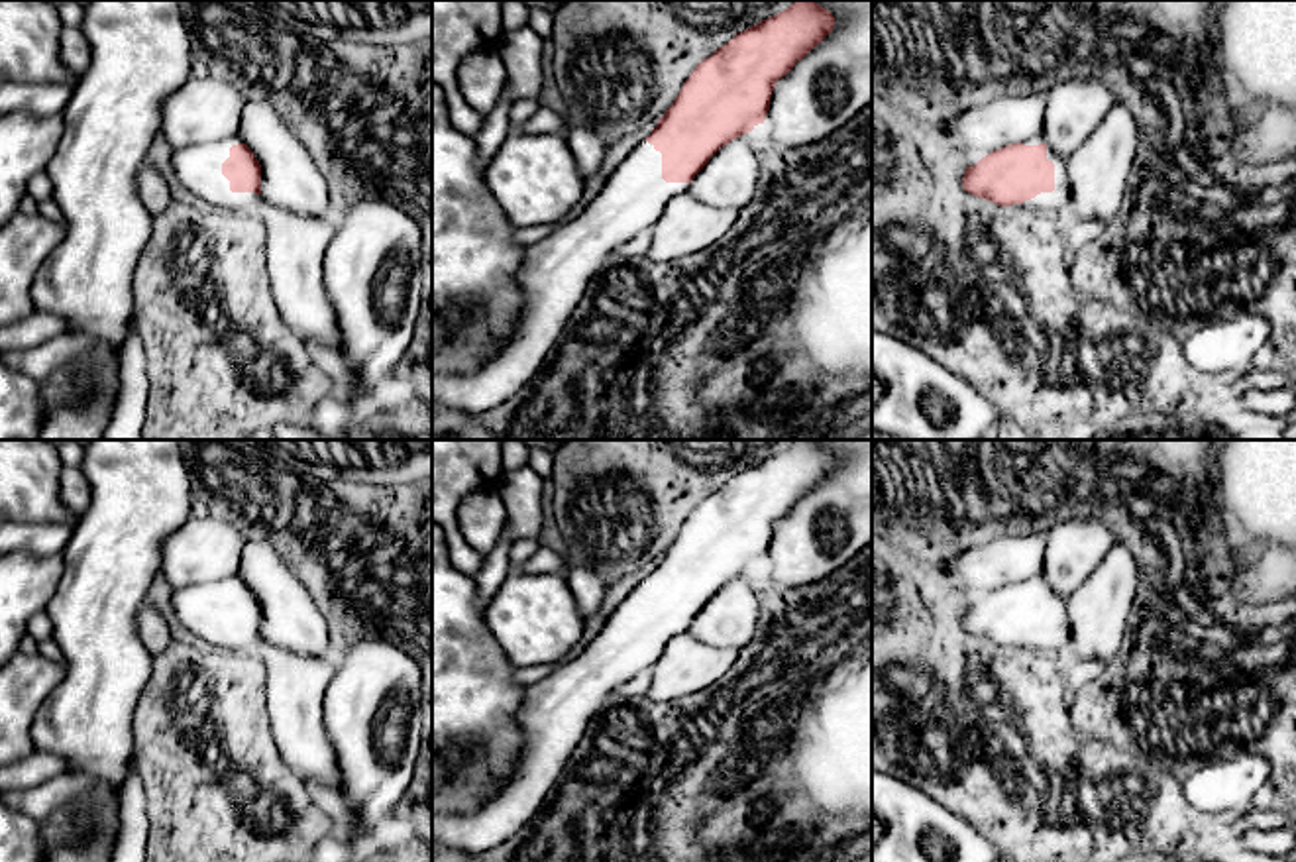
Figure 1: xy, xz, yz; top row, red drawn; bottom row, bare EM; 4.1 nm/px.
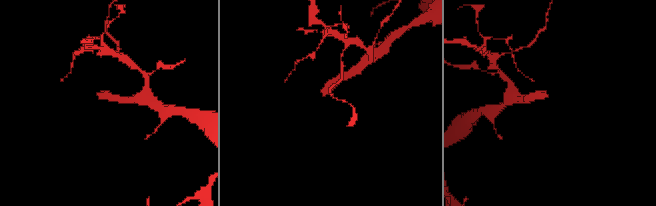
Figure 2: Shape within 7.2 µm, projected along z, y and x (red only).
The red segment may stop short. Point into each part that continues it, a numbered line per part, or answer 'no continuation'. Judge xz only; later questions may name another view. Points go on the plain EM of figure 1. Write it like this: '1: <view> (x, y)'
1: xz (554, 713)

